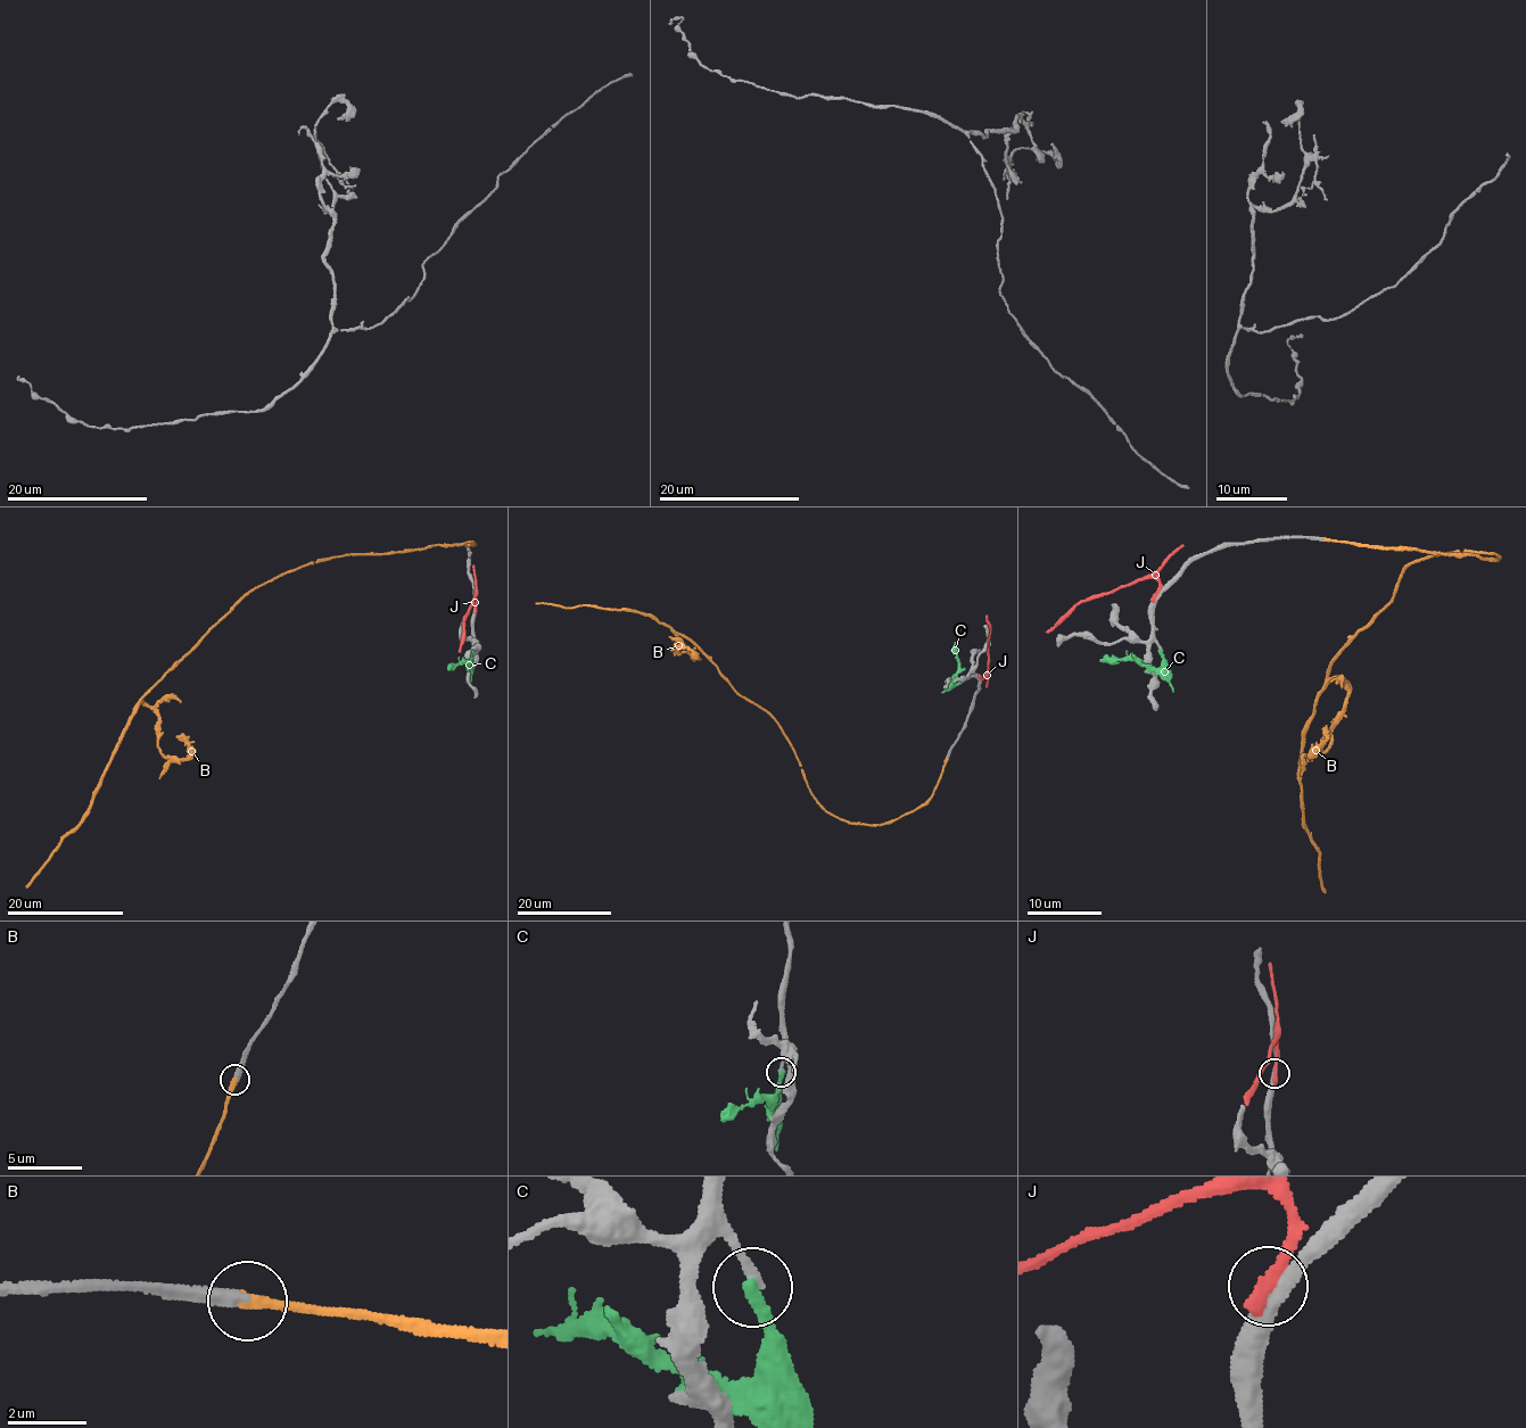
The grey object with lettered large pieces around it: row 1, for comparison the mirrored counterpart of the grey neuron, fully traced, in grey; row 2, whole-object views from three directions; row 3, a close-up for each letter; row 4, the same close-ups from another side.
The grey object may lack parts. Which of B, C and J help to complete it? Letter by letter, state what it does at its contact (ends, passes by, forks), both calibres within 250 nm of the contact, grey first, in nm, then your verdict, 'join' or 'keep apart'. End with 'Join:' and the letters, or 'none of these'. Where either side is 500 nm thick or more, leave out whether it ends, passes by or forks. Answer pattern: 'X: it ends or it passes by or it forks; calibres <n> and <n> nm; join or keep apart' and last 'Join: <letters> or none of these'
B: it ends; calibres 360 and 320 nm; join
C: it ends; calibres 220 and 320 nm; keep apart
J: it ends; calibres 340 and 360 nm; keep apart
Join: B

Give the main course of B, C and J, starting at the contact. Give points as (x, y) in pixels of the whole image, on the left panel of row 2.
B: (468, 545), (336, 555), (260, 585), (139, 701), (88, 816), (26, 888)
C: (472, 651), (470, 666), (467, 667), (465, 661), (447, 669)
J: (475, 609), (476, 594), (462, 621), (459, 652)

